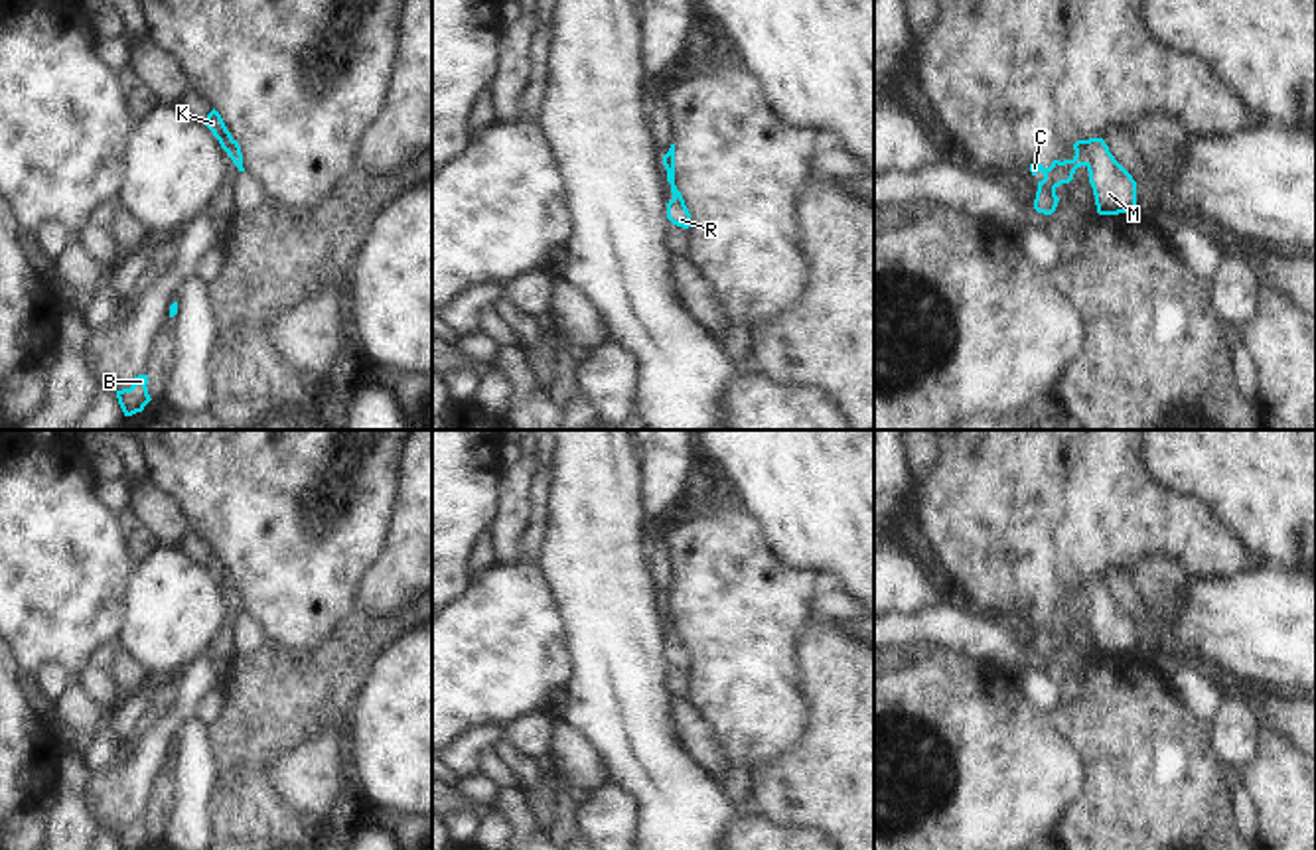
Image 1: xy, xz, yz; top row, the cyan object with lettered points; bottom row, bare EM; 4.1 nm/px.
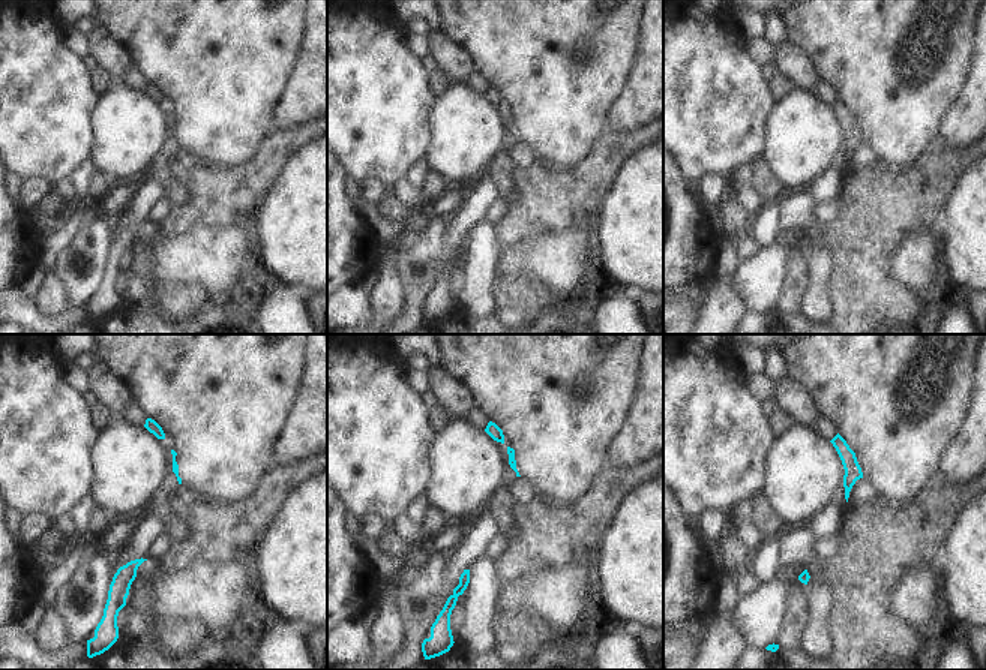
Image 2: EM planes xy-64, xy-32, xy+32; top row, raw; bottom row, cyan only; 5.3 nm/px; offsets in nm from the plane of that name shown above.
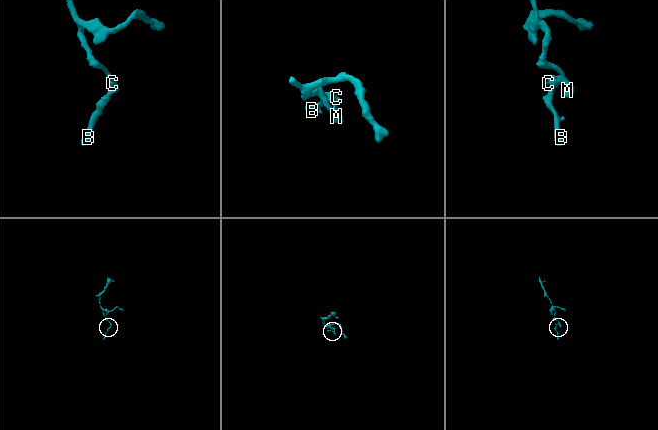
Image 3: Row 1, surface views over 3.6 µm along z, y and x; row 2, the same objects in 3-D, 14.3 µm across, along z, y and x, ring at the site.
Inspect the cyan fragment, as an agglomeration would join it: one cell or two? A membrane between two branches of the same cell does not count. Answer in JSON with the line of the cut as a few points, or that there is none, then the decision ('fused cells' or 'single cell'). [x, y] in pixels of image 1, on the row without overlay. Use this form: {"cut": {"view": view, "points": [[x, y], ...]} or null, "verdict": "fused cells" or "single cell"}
{"cut": {"view": "yz", "points": [[1088, 582], [1084, 606]]}, "verdict": "fused cells"}

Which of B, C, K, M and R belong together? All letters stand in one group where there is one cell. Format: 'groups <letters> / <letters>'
groups B C / K M R

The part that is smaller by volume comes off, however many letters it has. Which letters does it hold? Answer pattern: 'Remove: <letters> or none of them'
Remove: B, C

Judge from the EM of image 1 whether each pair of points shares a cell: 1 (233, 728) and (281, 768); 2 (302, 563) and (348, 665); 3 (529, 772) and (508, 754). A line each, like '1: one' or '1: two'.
1: two
2: two
3: one

